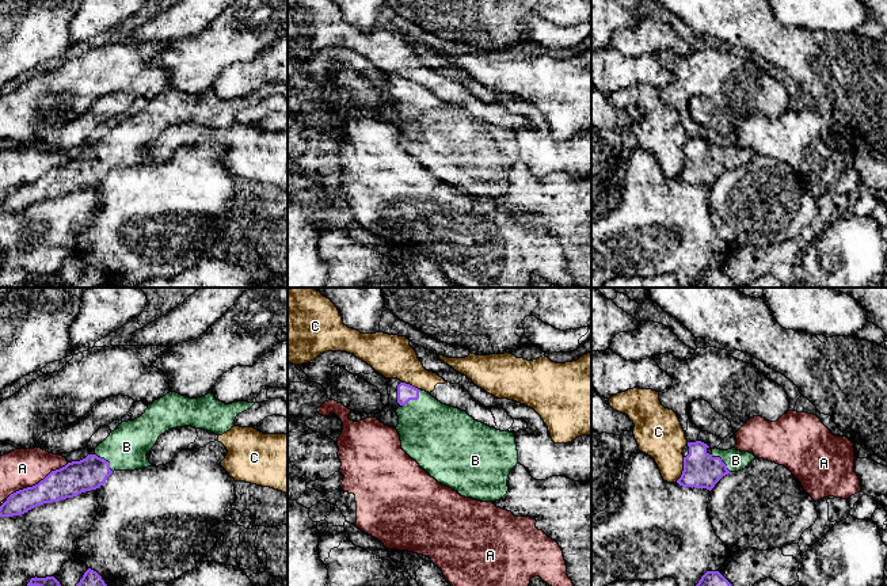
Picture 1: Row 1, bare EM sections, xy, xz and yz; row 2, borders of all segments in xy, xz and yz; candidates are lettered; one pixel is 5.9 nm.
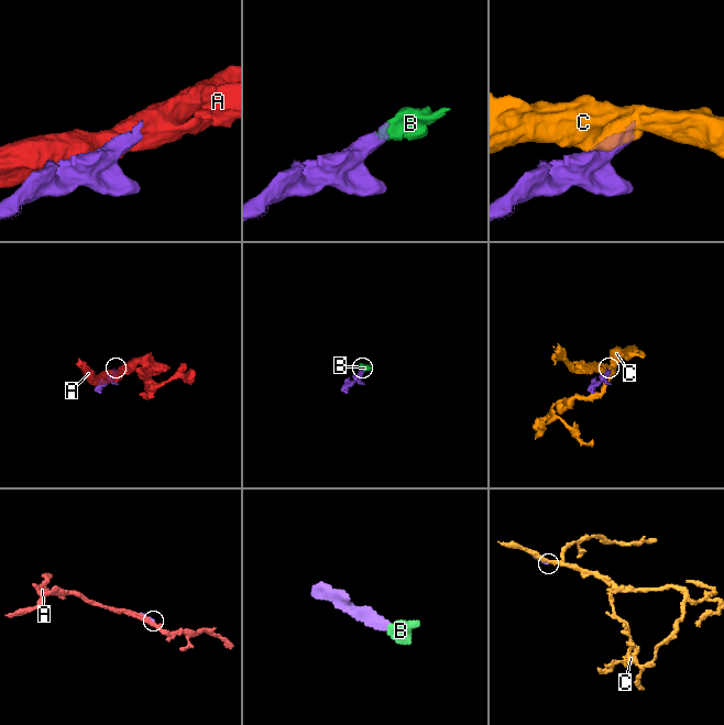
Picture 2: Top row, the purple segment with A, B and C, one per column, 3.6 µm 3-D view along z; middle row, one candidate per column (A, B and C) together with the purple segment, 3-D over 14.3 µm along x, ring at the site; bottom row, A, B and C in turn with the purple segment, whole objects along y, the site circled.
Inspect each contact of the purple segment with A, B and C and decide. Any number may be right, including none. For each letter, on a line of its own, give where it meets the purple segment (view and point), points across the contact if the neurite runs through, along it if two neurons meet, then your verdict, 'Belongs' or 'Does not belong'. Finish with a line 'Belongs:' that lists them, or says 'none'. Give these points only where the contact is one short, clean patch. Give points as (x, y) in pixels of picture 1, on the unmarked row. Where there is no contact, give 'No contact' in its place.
A: Touches purple at xy (38, 179). Does not belong
B: Touches purple at xz (414, 95). Path across: xz (406, 88), (414, 95), (423, 118), (434, 130). Belongs
C: Touches purple at yz (684, 166). Does not belong
Belongs: B

